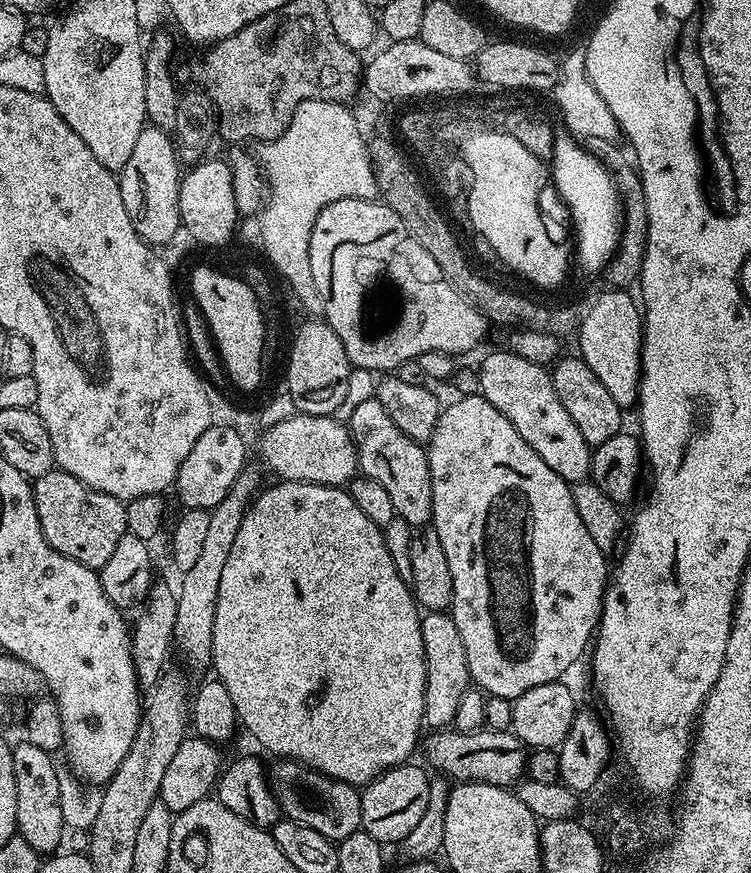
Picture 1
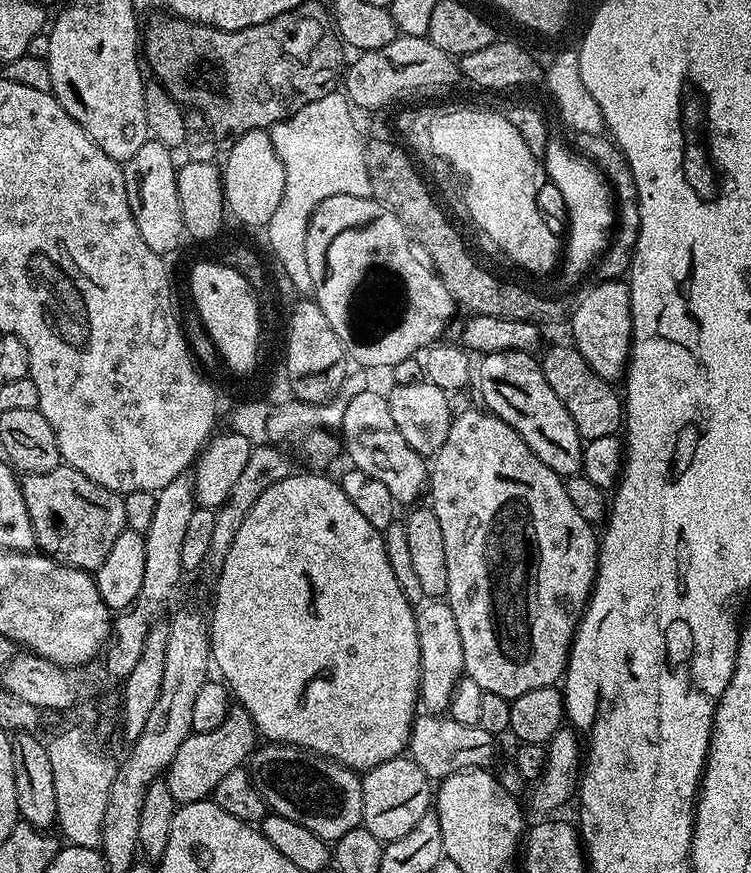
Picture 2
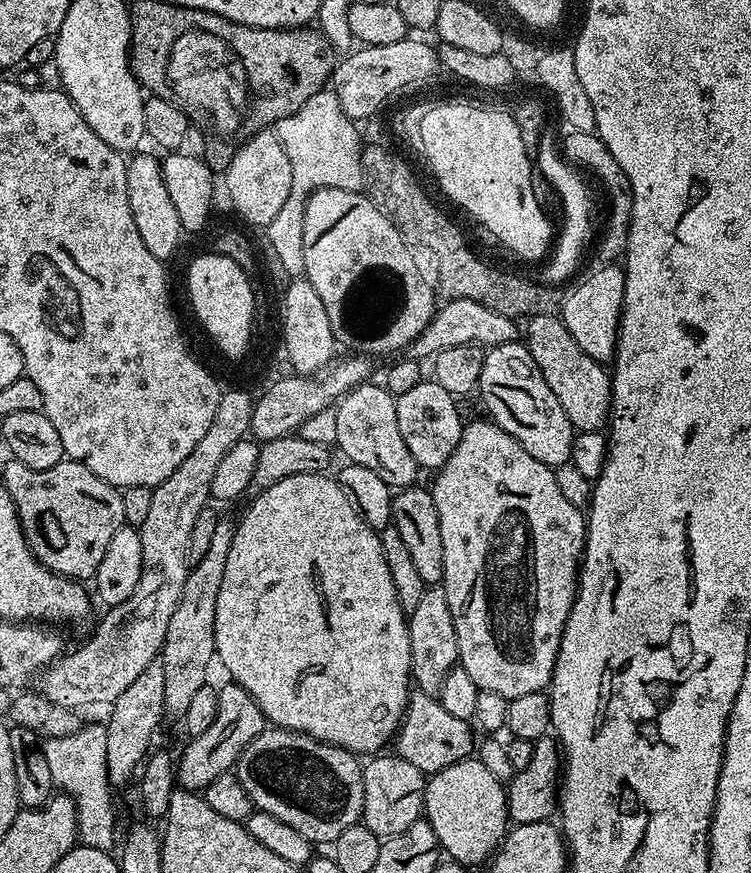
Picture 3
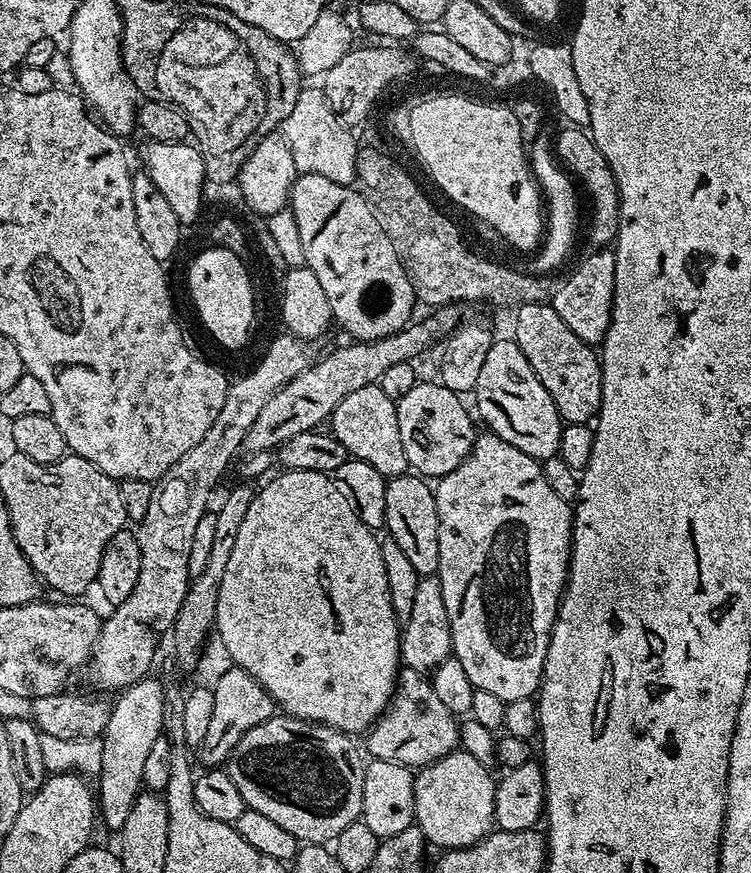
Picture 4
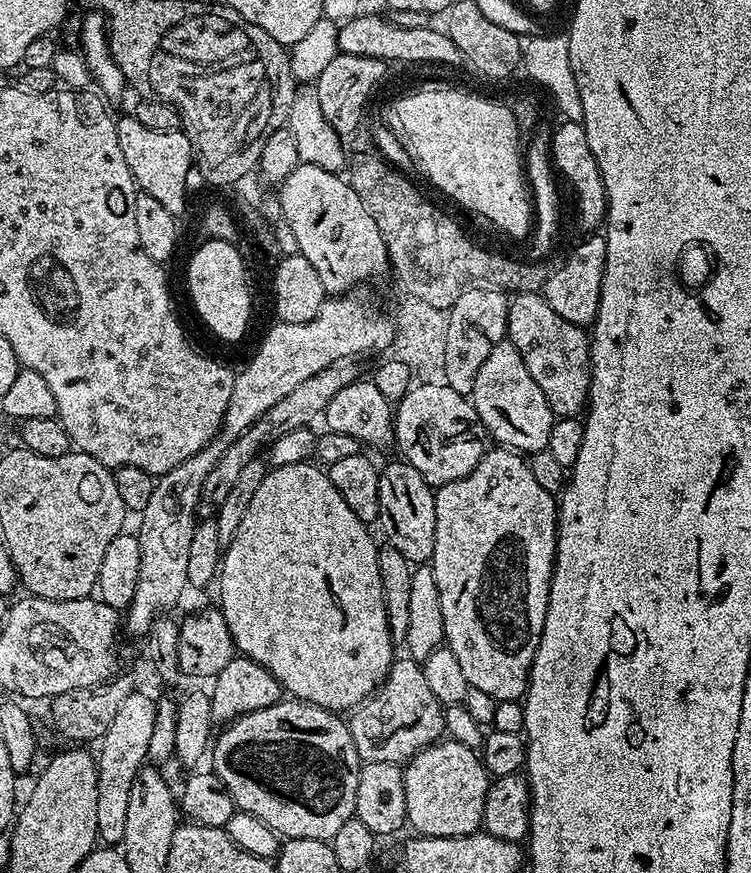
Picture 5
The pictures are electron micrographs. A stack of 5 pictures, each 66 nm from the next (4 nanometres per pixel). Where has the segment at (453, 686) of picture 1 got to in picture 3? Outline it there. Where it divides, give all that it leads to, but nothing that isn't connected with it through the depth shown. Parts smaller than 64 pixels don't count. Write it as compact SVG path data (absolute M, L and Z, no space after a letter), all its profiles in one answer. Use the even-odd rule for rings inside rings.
M425 587L418 607L407 613L407 618L415 687L427 696L436 696L442 690L442 682L446 682L446 674L450 674L450 670L457 667L460 659L458 634L454 634L454 618L450 614L443 587Z

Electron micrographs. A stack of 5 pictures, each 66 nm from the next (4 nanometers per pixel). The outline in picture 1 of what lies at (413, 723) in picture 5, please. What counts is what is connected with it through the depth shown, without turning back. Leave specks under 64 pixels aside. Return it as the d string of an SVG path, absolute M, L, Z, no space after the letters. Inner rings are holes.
M436 730L429 736L432 736L428 740L429 762L436 767L436 770L447 774L453 781L477 780L483 784L512 788L525 775L528 752L525 744L510 730L506 732Z

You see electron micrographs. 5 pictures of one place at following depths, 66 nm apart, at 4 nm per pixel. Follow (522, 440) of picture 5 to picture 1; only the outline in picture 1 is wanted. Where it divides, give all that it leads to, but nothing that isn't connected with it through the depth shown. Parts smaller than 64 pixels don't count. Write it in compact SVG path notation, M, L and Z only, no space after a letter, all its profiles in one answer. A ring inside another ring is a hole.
M507 350L492 352L478 367L480 377L479 395L485 396L498 411L505 416L526 438L526 442L558 474L567 480L569 485L580 480L589 479L592 470L592 448L582 438L578 426L574 426L574 418L566 414L566 406L558 402L558 394L554 394L552 373L543 364L526 362L518 354Z

